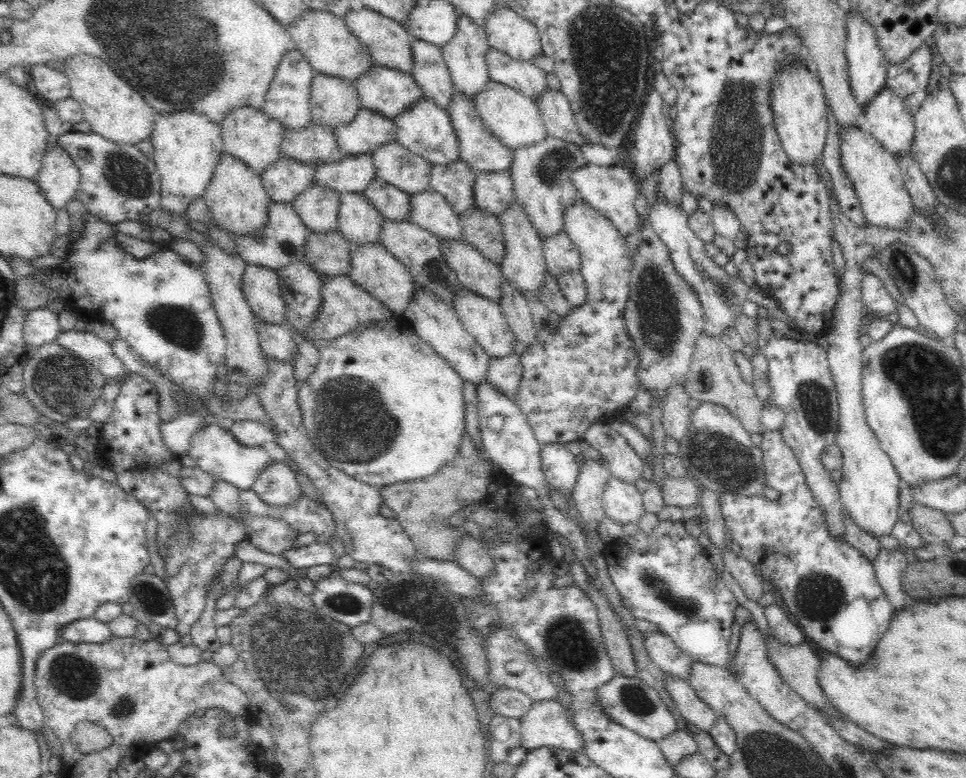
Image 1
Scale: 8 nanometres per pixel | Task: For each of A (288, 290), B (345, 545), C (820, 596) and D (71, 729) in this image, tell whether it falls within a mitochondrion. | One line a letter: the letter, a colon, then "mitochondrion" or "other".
A: other
B: other
C: mitochondrion
D: other

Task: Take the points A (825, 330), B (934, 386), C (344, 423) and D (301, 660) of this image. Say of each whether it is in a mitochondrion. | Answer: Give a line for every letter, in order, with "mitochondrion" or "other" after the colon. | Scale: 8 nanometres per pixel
A: other
B: mitochondrion
C: mitochondrion
D: mitochondrion

